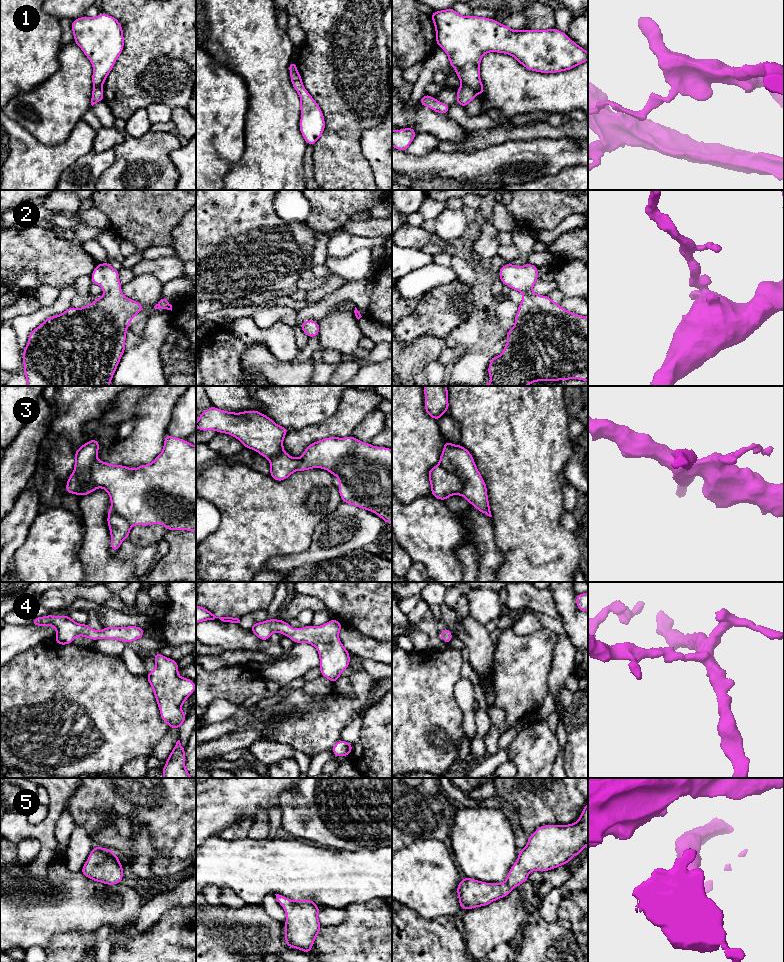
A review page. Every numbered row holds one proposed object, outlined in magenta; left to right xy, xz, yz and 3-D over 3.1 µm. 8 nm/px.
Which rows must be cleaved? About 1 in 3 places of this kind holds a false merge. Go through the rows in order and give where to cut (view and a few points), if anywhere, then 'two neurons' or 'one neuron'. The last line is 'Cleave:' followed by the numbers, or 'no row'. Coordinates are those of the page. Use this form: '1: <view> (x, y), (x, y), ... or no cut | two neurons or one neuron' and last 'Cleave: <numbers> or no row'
1: yz (462, 83), (469, 86), (475, 93) | two neurons
2: no cut | one neuron
3: yz (439, 463), (458, 477), (462, 484), (460, 493) | two neurons
4: no cut | one neuron
5: no cut | one neuron
Cleave: 1, 3

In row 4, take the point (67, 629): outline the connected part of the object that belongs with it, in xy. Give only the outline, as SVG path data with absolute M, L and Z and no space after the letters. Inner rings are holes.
M69 615L35 617L31 624L53 626L56 629L55 643L59 645L72 644L77 636L87 637L93 641L96 639L116 639L129 643L141 639L145 632L145 629L138 626L104 627L101 631L96 631L87 624L75 622Z

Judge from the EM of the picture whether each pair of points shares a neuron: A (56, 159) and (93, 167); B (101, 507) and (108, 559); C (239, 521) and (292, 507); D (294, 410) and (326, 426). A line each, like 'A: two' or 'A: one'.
A: two
B: one
C: one
D: two

